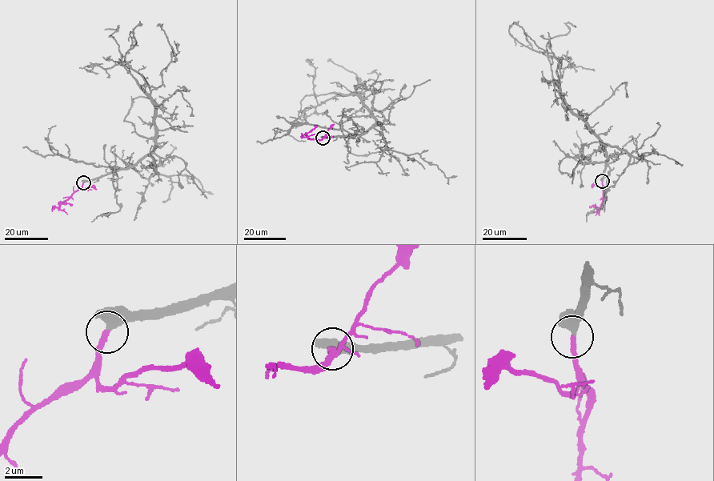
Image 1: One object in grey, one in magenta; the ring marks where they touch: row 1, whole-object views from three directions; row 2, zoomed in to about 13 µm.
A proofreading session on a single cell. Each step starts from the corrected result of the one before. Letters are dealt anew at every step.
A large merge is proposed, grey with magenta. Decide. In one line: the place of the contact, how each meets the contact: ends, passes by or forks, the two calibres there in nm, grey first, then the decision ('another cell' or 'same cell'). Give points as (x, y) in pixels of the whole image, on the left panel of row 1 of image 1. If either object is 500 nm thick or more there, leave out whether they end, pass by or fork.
(83, 182) | grey passes by | magenta ends | 400/280 nm | same cell

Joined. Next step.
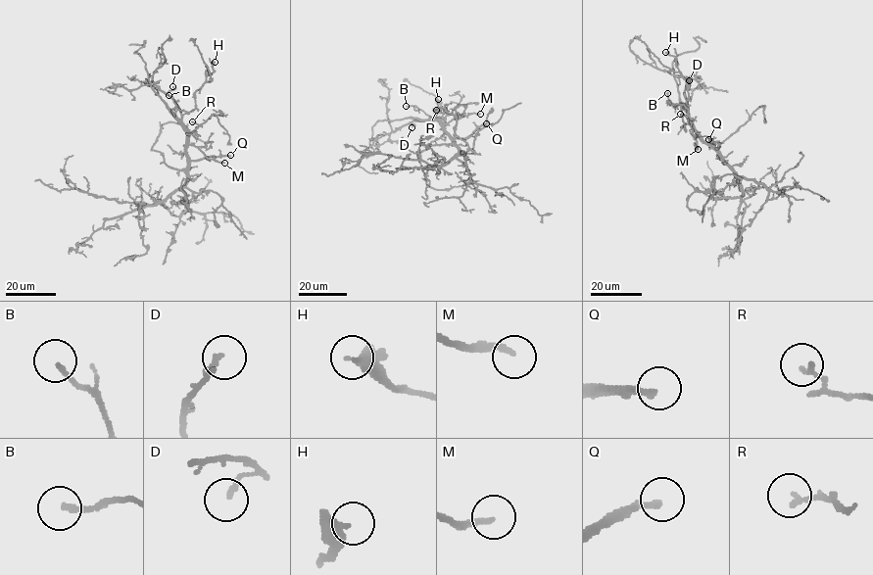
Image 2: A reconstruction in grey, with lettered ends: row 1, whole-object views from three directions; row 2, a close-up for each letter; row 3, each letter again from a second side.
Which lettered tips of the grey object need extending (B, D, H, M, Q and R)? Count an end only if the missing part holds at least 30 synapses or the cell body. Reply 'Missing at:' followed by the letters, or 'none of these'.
Missing at: Q, R

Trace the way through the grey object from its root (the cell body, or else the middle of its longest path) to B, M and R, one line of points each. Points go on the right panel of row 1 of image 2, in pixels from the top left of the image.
B: (719, 154), (698, 133), (685, 105), (674, 104), (667, 93)
M: (719, 154), (699, 134), (696, 139), (698, 149)
R: (719, 154), (700, 137), (689, 116), (680, 114)

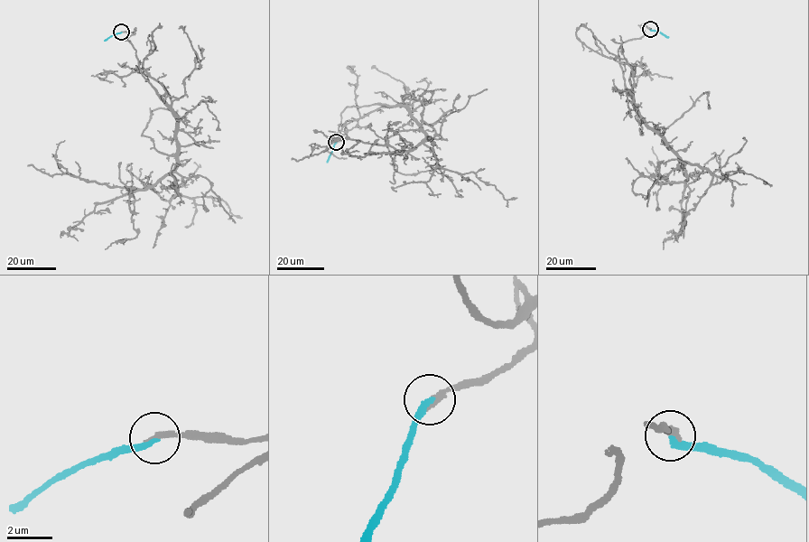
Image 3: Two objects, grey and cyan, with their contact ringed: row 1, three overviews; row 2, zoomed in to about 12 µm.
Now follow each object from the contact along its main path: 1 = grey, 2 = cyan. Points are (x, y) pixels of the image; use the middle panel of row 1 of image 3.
1: (336, 143), (347, 107), (381, 103), (405, 107), (426, 136), (405, 151), (340, 138), (292, 159)
2: (336, 143), (327, 162)

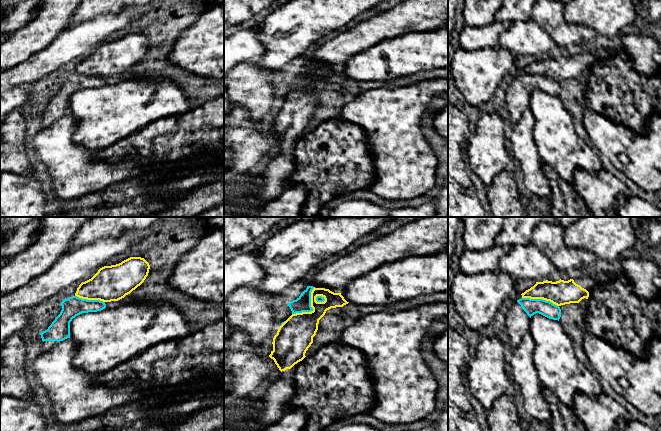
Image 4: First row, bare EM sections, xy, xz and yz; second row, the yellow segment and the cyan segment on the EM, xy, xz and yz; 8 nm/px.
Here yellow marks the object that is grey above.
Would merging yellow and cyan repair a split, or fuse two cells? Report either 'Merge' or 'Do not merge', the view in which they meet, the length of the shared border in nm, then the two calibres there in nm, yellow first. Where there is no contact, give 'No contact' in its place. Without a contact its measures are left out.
Do not merge. Touches yellow in xz. Shared border 280 nm. Thickness 280 nm (yellow) against 130 nm

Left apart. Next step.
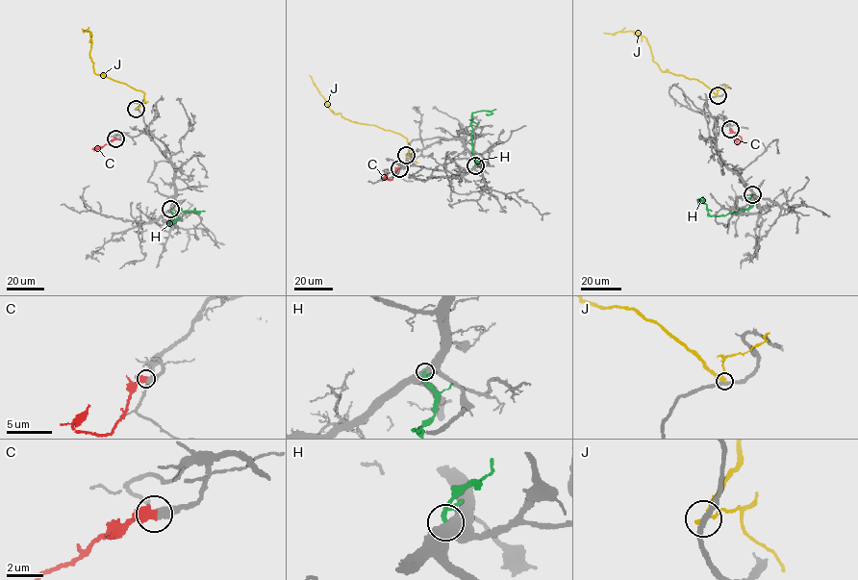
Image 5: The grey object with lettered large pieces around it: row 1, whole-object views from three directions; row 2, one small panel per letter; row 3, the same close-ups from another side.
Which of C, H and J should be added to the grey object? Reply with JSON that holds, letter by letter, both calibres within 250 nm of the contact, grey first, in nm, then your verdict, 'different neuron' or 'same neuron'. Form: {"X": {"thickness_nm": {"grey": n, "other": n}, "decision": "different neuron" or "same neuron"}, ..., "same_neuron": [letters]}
{"C": {"thickness_nm": {"grey": 480, "other": 440}, "decision": "same neuron"}, "H": {"thickness_nm": {"grey": 600, "other": 170}, "decision": "different neuron"}, "J": {"thickness_nm": {"grey": 260, "other": 220}, "decision": "different neuron"}, "same_neuron": ["C"]}

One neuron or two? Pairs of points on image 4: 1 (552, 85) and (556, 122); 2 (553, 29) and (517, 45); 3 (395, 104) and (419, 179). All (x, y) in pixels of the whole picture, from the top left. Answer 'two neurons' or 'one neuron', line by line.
1: two neurons
2: two neurons
3: one neuron

